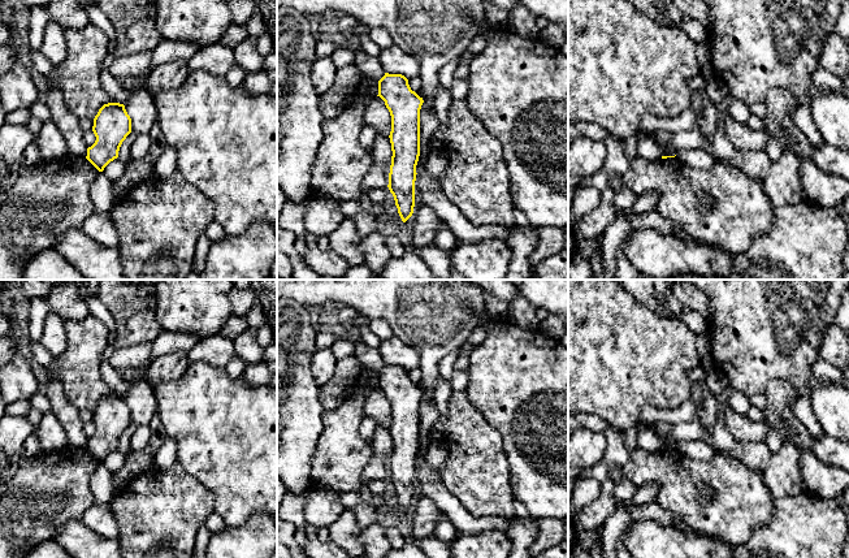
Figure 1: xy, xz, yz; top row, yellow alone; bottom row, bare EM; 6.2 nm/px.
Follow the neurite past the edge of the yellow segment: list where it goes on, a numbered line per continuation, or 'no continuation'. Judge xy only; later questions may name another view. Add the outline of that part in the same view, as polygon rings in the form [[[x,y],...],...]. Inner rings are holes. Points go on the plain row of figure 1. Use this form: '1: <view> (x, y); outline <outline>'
no continuation

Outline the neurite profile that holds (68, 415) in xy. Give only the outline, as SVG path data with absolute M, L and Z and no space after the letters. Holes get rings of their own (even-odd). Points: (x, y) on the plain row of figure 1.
M48 376L46 395L51 402L51 412L66 433L69 447L86 449L88 438L85 434L85 423L81 420L79 410L64 393L61 382Z

